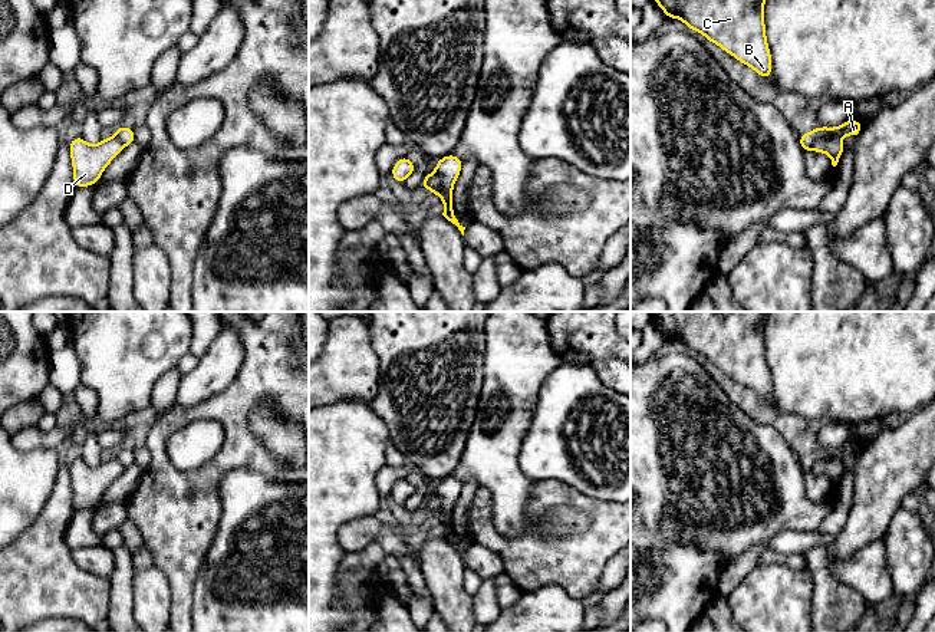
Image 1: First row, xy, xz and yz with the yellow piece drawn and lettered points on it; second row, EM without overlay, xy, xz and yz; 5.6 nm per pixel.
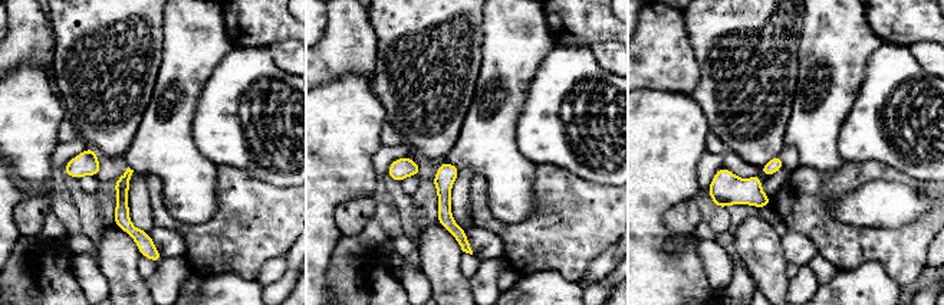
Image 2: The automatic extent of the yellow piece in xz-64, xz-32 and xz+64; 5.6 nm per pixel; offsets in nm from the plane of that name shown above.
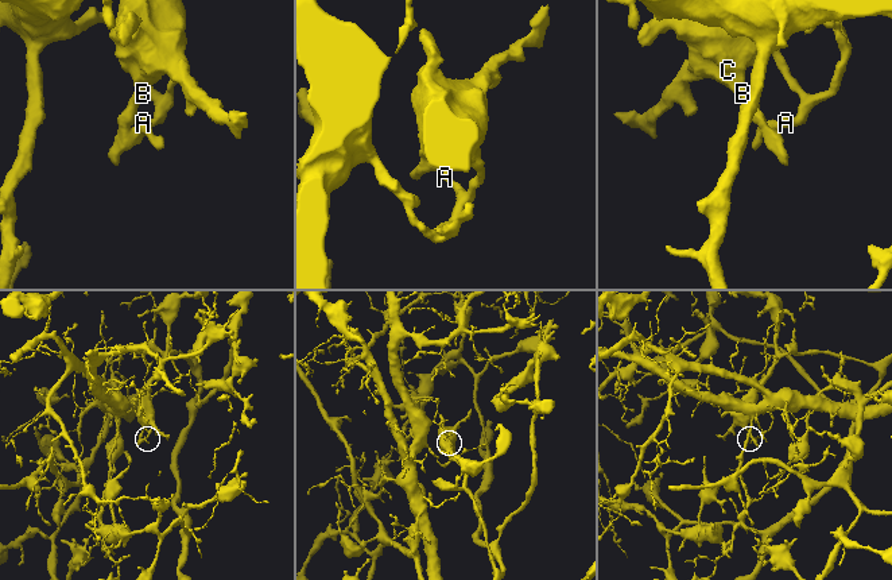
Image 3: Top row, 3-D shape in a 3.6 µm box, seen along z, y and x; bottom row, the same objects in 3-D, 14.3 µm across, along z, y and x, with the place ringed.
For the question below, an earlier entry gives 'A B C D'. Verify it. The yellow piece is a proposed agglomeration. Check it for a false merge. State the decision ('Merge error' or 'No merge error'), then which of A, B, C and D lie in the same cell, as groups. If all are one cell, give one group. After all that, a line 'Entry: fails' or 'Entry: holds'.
Merge error. Groups: A / B C D
Entry: fails

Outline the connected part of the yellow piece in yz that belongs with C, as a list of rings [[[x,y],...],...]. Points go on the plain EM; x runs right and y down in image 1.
[[[652,312],[668,340],[682,342],[738,384],[771,401],[764,325],[770,312]]]

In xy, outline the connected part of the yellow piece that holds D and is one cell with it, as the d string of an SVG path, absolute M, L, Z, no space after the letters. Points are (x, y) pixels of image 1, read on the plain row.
M82 457L69 464L73 488L73 507L89 508L99 500L112 481L125 470L115 458L102 460L98 467L89 467Z

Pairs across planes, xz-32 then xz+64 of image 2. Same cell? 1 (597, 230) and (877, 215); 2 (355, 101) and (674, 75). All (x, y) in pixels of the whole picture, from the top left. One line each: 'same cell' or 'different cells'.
1: different cells
2: different cells

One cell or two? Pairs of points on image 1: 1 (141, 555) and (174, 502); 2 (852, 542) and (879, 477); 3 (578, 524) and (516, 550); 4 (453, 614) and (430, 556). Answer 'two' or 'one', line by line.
1: two
2: one
3: two
4: one

